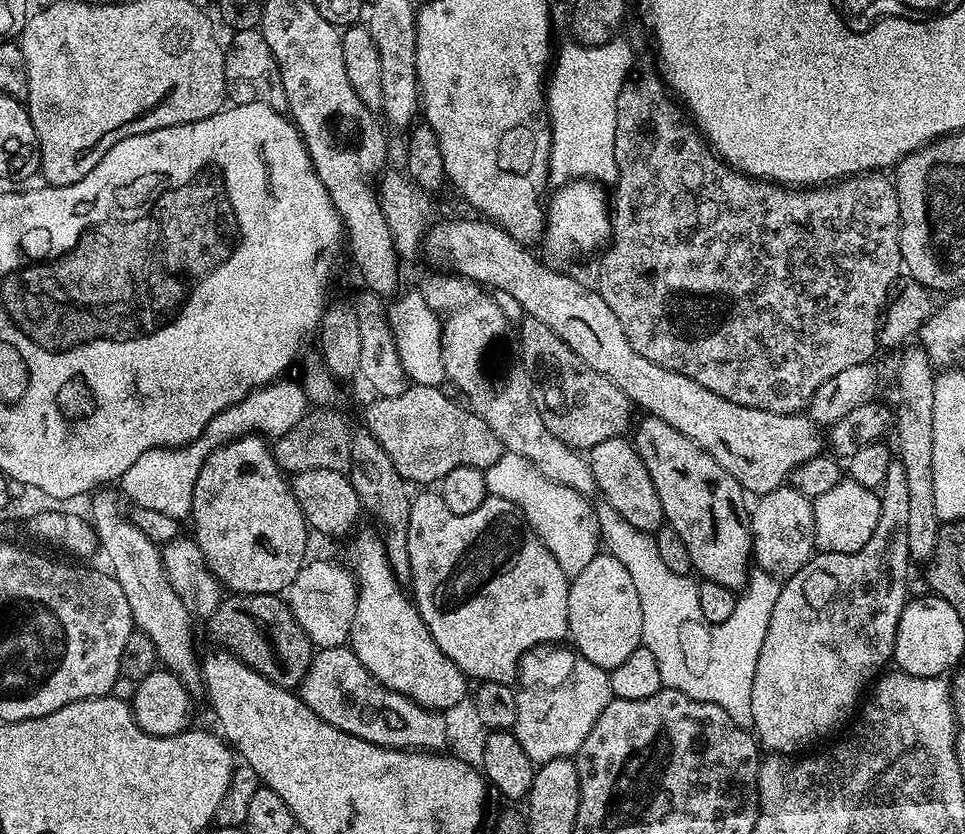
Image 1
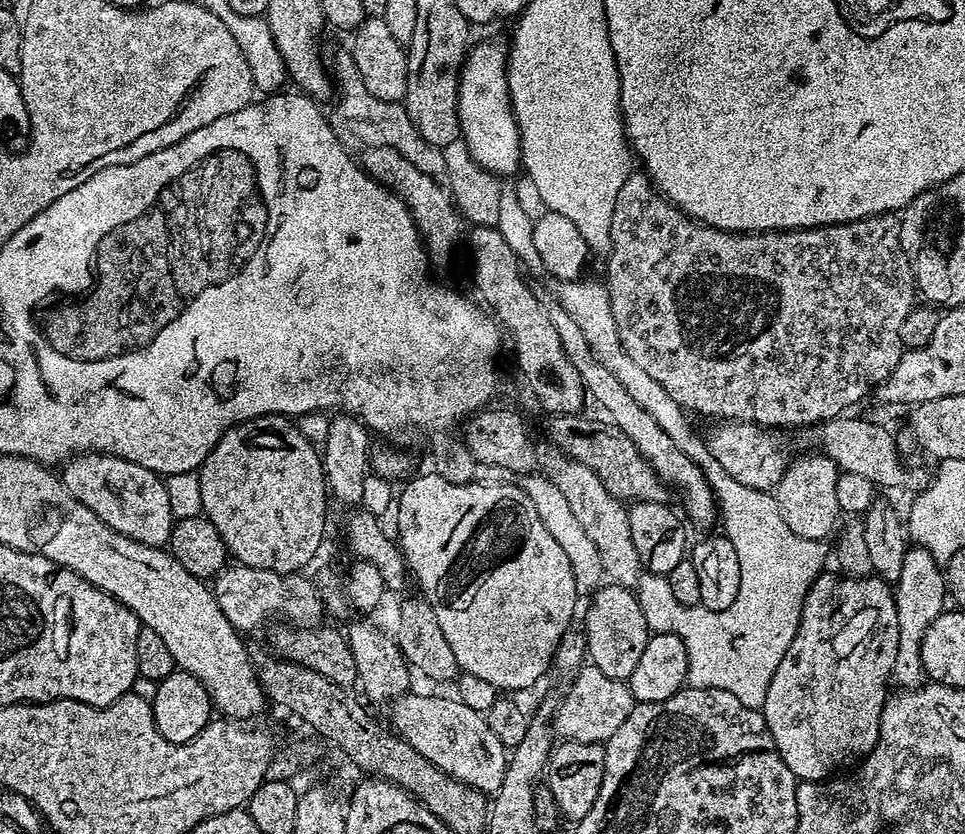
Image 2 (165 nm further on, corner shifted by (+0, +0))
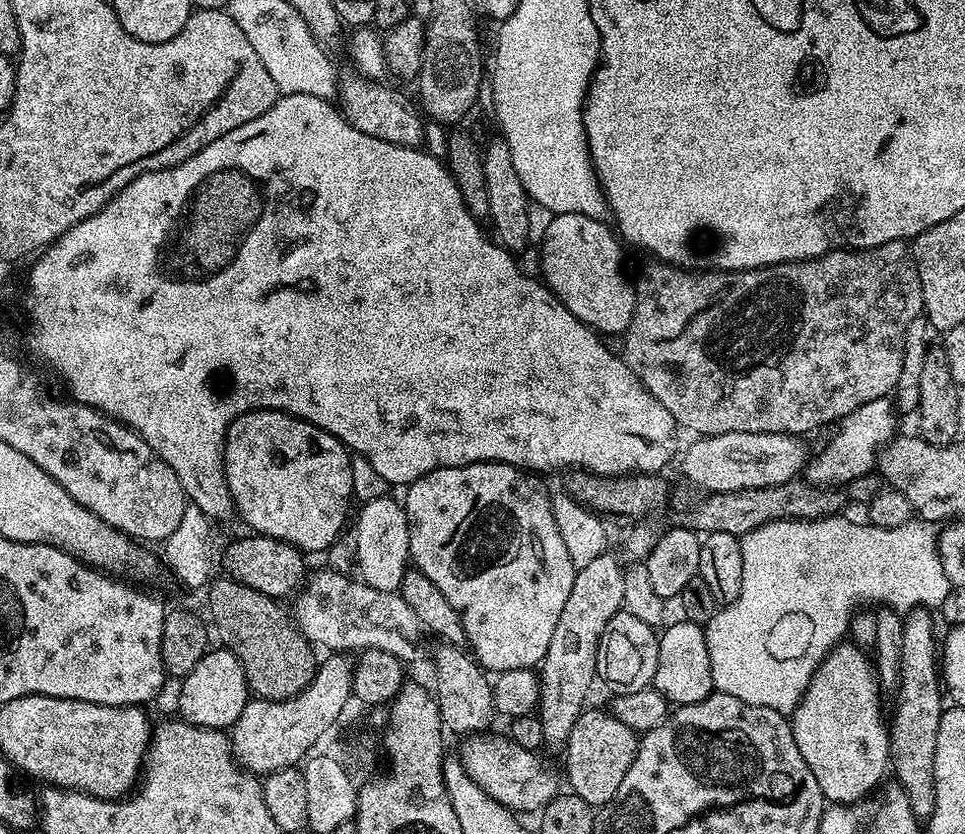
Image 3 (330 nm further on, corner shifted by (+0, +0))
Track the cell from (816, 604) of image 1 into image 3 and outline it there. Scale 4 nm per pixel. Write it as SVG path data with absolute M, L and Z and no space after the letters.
M841 642L818 666L803 698L791 712L798 754L806 758L810 774L822 786L825 801L853 804L881 787L884 771L890 768L890 728L885 717L880 717L880 695L873 661L854 643Z

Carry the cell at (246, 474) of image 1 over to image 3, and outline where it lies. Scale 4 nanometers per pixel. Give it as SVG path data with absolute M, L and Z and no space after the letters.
M262 408L259 412L244 412L228 427L228 434L224 438L224 481L232 495L232 502L238 516L241 516L249 524L253 533L261 536L269 536L275 540L281 540L287 544L293 544L305 554L311 552L324 552L340 536L344 523L348 520L348 507L352 504L352 487L356 480L352 477L352 460L349 449L334 434L330 434L324 428L314 426L308 420L302 420L299 416L291 416L288 412Z

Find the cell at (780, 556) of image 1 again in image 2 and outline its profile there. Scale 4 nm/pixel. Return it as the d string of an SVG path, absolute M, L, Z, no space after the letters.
M815 455L798 461L795 459L777 482L774 495L786 526L790 526L794 534L811 540L827 541L828 535L837 531L836 519L841 519L842 516L838 506L838 478L841 471L837 468L836 461L829 456Z

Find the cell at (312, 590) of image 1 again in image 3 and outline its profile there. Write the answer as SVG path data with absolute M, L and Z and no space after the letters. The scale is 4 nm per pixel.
M376 496L373 500L366 501L360 508L360 517L356 520L356 560L360 563L359 579L374 590L400 592L403 576L410 569L409 550L410 530L403 503L399 499L391 500L388 496Z

